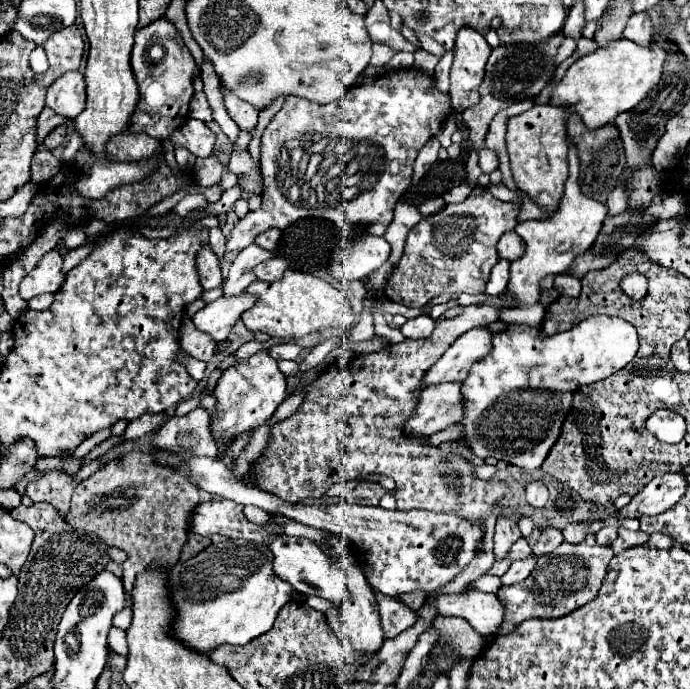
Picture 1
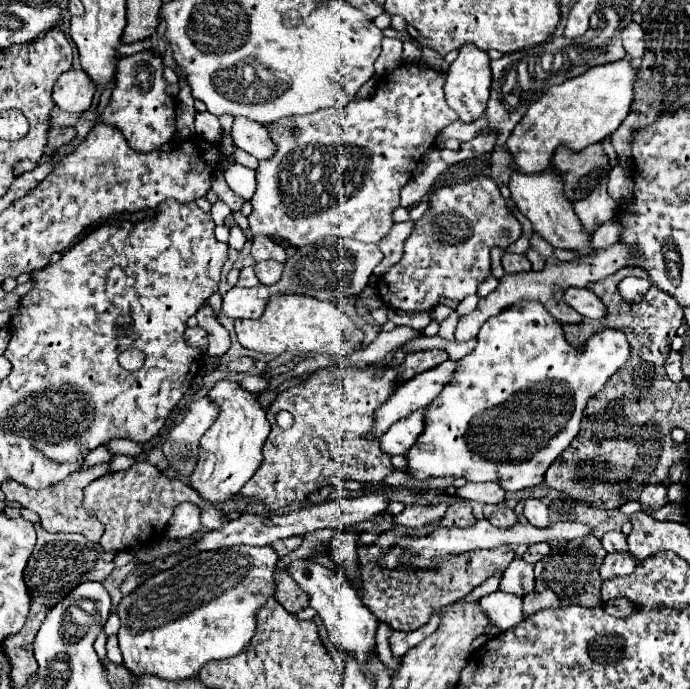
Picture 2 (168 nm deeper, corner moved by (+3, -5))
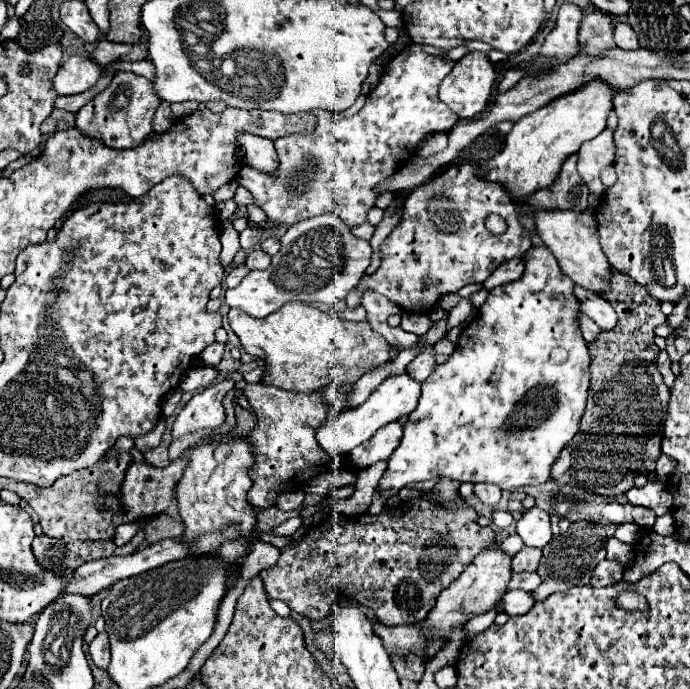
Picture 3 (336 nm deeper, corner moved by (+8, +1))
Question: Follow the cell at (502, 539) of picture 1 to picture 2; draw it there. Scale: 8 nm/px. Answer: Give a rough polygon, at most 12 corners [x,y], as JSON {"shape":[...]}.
{"shape":[[501,508],[489,518],[493,526],[509,528],[517,522],[511,508]]}

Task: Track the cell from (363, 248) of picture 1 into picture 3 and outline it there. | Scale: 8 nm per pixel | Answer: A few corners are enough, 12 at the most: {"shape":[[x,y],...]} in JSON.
{"shape":[[340,214],[296,222],[266,270],[226,290],[264,318],[286,302],[332,306],[372,260]]}

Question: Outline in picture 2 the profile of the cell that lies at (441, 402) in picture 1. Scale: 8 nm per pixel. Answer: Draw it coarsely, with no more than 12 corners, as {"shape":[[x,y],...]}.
{"shape":[[425,408],[393,424],[381,450],[405,454],[425,428]]}

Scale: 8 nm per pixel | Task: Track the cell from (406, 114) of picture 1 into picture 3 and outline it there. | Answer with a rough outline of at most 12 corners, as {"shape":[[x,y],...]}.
{"shape":[[410,44],[356,116],[314,110],[274,142],[276,176],[236,178],[286,228],[366,222],[390,178],[458,116],[456,62]]}

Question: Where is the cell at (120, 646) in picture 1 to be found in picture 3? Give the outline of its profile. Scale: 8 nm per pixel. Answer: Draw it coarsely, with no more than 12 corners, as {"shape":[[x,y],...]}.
{"shape":[[100,632],[90,644],[92,662],[106,670],[110,664],[108,634]]}

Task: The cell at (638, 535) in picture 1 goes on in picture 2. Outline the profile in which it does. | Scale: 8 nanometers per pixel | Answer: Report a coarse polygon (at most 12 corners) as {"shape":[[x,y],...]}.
{"shape":[[611,552],[601,566],[601,578],[627,576],[635,570],[629,552]]}

